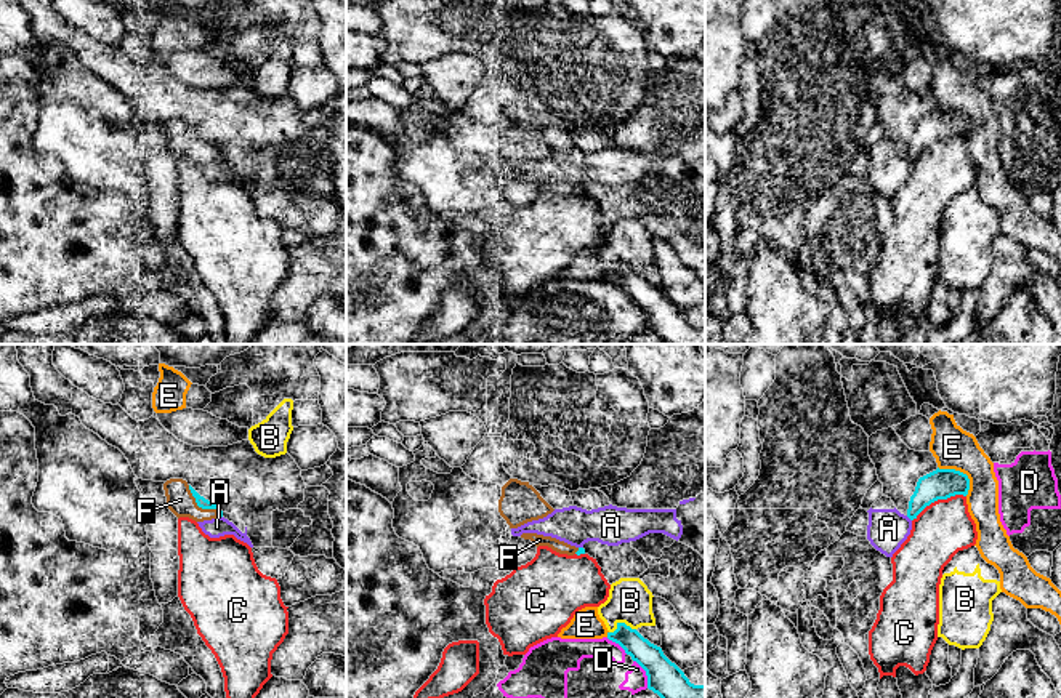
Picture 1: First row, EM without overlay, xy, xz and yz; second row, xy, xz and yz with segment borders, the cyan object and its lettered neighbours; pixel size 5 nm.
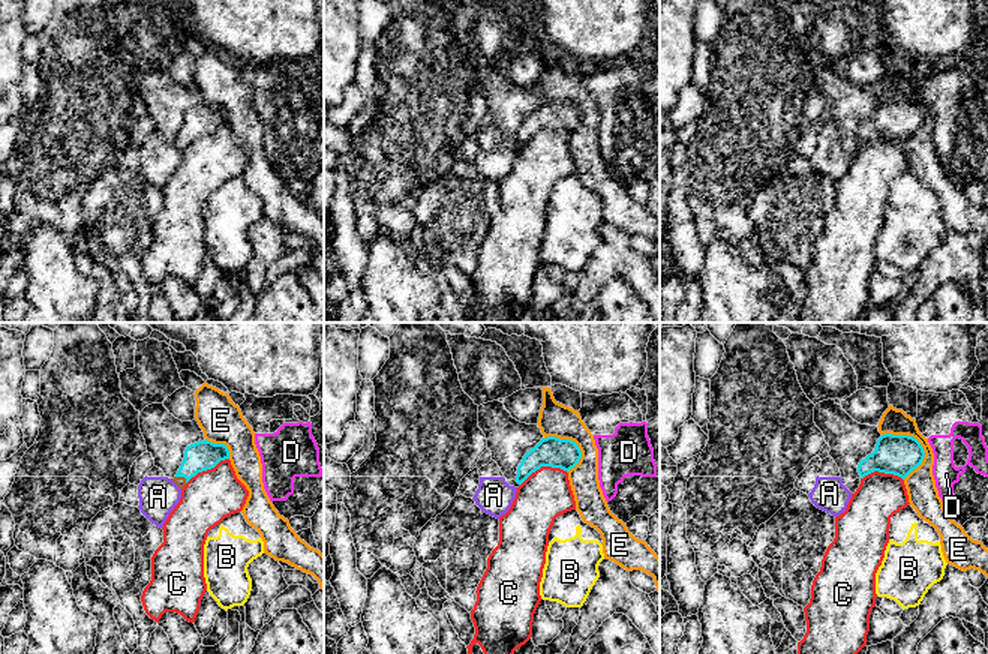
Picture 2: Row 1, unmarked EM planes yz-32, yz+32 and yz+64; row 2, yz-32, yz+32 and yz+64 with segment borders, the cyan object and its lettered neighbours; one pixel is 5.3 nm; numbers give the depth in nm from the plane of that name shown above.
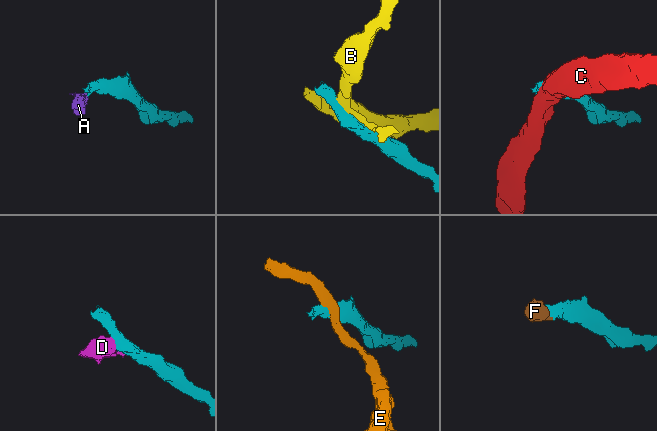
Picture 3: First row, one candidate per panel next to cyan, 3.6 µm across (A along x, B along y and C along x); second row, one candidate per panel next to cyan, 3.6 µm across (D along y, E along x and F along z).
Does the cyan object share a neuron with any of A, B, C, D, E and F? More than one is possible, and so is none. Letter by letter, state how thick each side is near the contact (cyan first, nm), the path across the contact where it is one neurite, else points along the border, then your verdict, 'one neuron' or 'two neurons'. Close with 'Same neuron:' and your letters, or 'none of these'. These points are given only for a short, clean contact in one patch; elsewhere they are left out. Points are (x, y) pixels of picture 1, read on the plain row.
A: 160/200 nm | along yz (906, 157), (911, 162) | two neurons
B: 140/220 nm | along xz (635, 271), (619, 264), (609, 274) | two neurons
C: 160/280 nm | along yz (965, 136), (938, 140), (912, 162) | two neurons
D: 200/110 nm | along xz (633, 301), (645, 312), (648, 328) | two neurons
E: 160/200 nm | along yz (938, 108), (962, 112), (968, 120), (968, 135) | two neurons
F: 50/140 nm | across xy (201, 143), (199, 148), (180, 141) | one neuron
Same neuron: F

